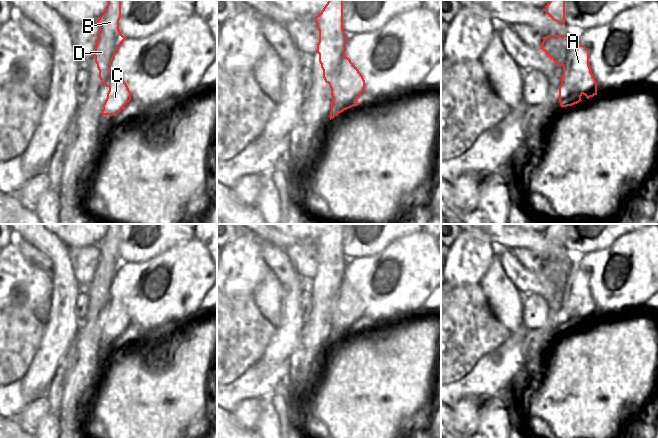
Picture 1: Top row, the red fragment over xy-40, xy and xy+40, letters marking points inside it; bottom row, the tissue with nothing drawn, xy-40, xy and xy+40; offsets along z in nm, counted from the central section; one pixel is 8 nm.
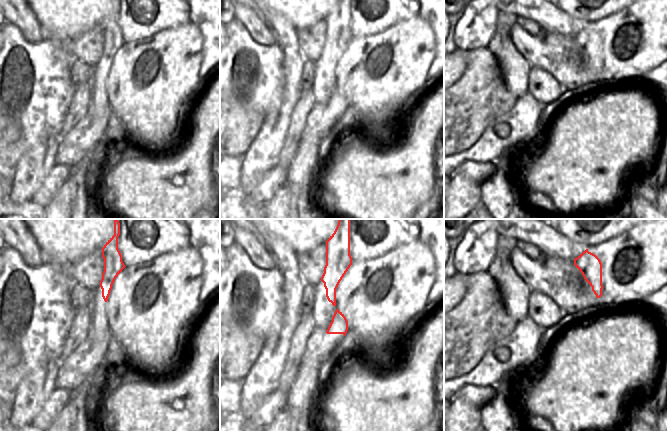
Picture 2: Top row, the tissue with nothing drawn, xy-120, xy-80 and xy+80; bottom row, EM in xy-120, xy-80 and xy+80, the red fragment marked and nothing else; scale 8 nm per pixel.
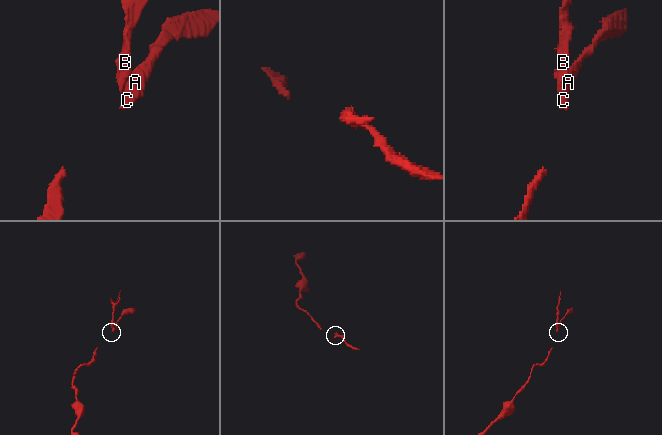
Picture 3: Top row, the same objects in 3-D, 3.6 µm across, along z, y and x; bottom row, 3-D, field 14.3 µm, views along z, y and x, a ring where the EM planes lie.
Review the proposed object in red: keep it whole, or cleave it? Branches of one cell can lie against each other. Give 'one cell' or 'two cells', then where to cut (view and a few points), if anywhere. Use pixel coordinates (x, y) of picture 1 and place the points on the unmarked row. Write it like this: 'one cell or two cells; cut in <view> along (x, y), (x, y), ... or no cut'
two cells; cut in xy along (344, 278), (337, 296), (332, 320)

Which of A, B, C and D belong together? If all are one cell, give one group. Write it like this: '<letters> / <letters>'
A C / B D

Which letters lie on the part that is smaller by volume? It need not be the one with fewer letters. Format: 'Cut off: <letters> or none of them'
Cut off: B, D

